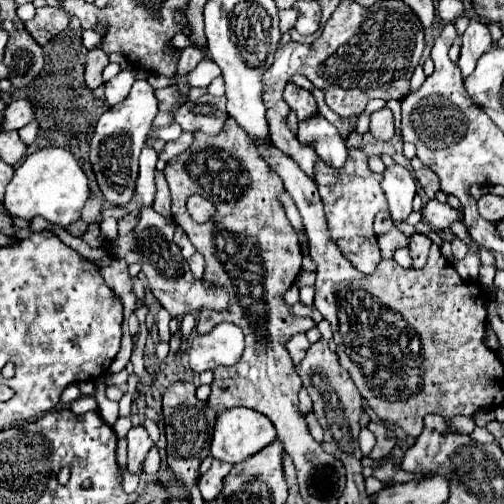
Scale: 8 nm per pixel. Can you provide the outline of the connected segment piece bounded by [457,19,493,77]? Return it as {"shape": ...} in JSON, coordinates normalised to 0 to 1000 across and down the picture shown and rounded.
{"shape":[[[935,38],[927,62],[919,65],[919,85],[915,85],[915,113],[907,121],[919,153],[935,149],[935,141],[942,137],[942,125],[946,117],[970,101],[978,93],[974,85],[974,69],[970,69],[970,58],[962,46],[946,42],[946,38]]]}

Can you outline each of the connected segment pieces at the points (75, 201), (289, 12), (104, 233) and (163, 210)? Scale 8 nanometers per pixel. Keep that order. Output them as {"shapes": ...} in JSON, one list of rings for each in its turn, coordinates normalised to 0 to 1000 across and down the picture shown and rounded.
{"shapes":[[[[97,292],[77,296],[65,308],[58,308],[26,347],[26,359],[14,367],[6,411],[50,435],[62,438],[69,427],[93,435],[97,442],[133,450],[161,431],[161,415],[169,399],[177,395],[177,371],[173,371],[173,347],[165,343],[161,327],[145,312],[145,304],[121,296],[121,292]]],[[[565,18],[565,22],[554,22],[554,34],[558,34],[558,62],[569,65],[581,58],[585,42],[589,42],[589,22],[585,18]]],[[[224,431],[210,433],[198,444],[200,468],[210,474],[226,474],[234,468],[232,460],[232,435]]],[[[310,337],[306,357],[310,367],[310,387],[302,413],[317,427],[339,433],[339,387],[323,341]]]]}

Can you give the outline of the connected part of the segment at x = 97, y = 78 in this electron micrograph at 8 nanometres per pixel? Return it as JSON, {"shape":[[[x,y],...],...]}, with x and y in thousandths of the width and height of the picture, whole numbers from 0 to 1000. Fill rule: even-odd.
{"shape":[[[181,97],[173,105],[173,125],[169,125],[169,165],[177,177],[192,177],[204,169],[204,137],[212,133],[216,113],[200,97]]]}

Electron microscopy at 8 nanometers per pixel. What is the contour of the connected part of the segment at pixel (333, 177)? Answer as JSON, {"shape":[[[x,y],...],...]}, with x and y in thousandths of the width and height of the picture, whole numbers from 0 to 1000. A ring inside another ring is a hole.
{"shape":[[[696,292],[688,323],[677,335],[661,335],[641,315],[629,315],[621,355],[645,407],[645,435],[657,474],[708,538],[736,546],[756,518],[748,470],[740,462],[740,435],[760,411],[768,411],[768,399],[760,395],[760,379],[752,367],[756,347],[740,343],[728,331],[728,308],[720,296]]]}

